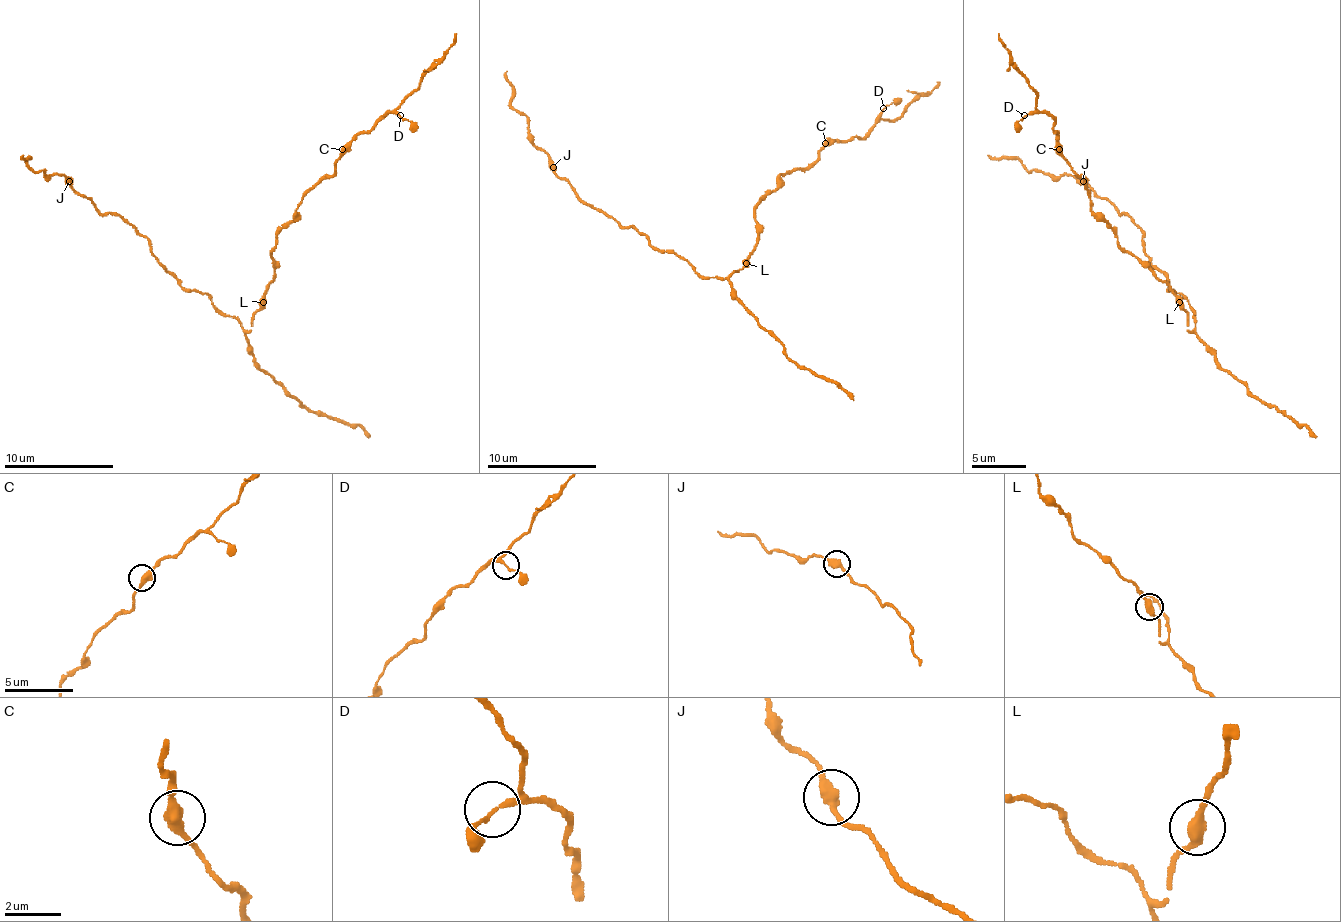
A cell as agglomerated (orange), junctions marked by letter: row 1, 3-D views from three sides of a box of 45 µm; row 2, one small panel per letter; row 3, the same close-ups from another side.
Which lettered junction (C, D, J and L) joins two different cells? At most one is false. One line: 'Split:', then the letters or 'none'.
Split: none

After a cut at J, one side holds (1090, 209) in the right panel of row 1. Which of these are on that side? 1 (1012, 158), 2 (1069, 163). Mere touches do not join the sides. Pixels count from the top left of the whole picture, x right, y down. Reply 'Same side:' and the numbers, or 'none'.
Same side: 2

